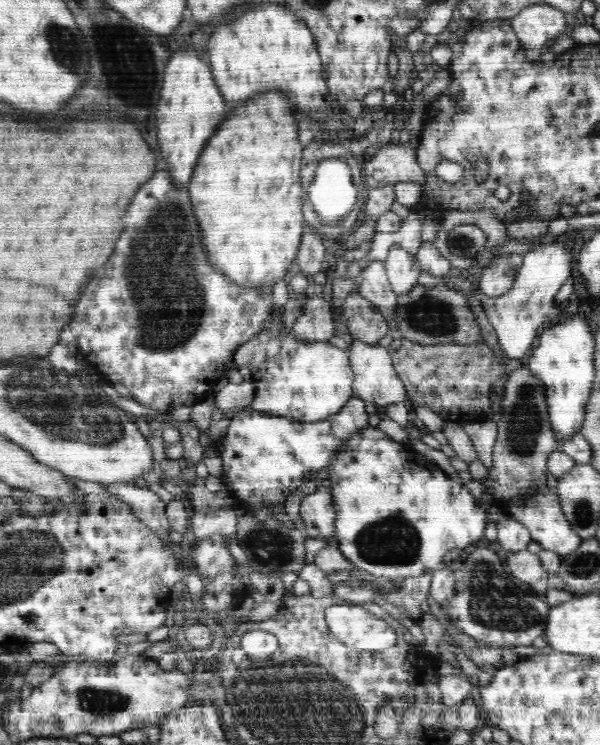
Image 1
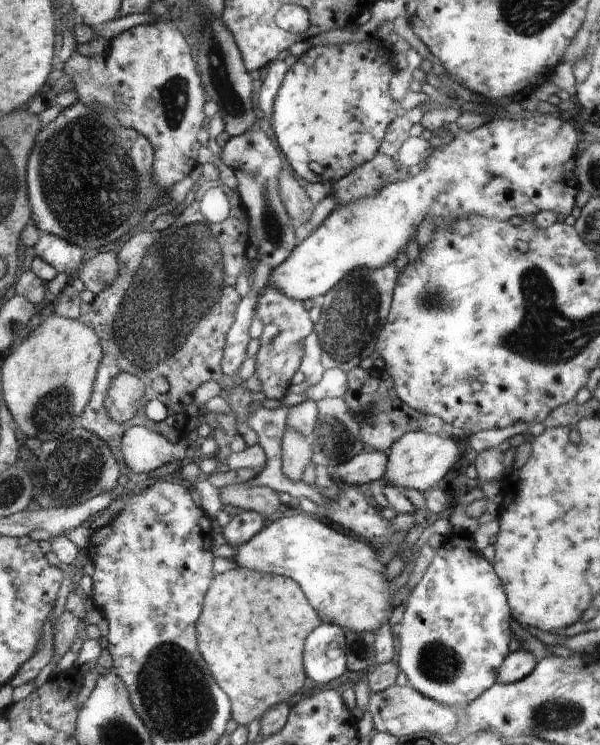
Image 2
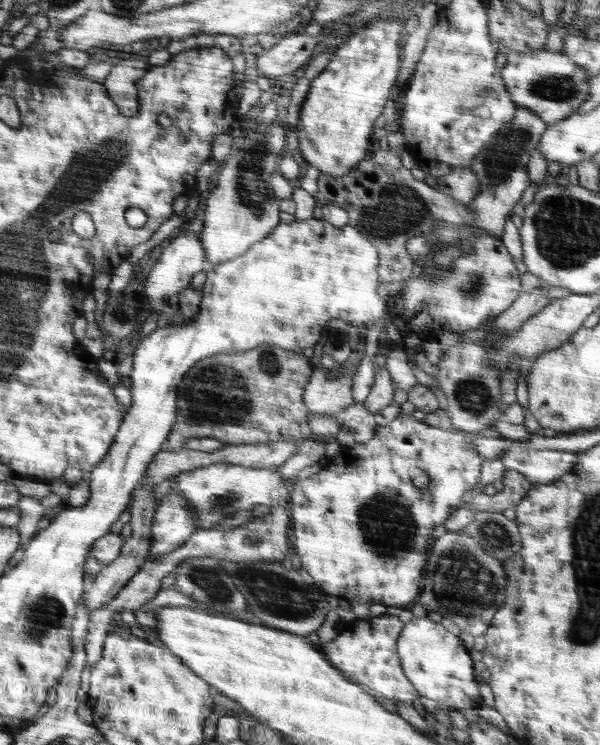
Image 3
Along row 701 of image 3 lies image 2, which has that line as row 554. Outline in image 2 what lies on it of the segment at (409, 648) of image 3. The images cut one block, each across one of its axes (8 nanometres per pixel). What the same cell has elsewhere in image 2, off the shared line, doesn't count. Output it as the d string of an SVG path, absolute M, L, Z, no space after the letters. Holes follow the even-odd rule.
M454 533L446 540L446 544L436 549L435 552L436 556L432 558L428 570L424 572L424 576L420 578L420 582L411 590L410 596L406 599L404 614L402 614L400 623L395 629L395 633L398 636L398 644L400 644L400 650L398 650L398 666L399 670L406 674L408 684L414 687L414 690L426 696L426 698L437 700L440 704L454 704L454 706L465 707L473 700L476 700L482 692L486 692L497 681L498 670L506 656L508 656L513 644L515 644L512 639L512 630L510 629L510 618L512 618L512 614L510 614L508 608L507 596L502 588L502 583L496 572L494 572L493 564L484 559L472 535L469 533Z

